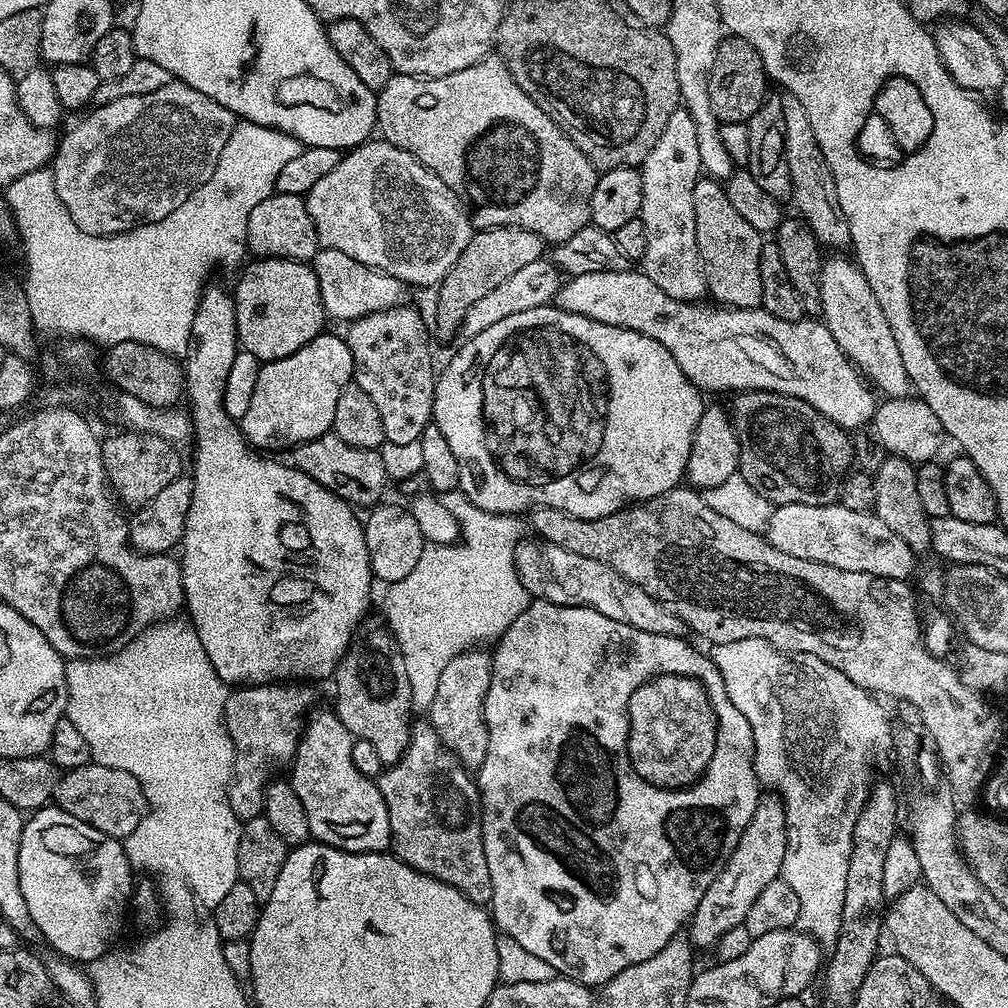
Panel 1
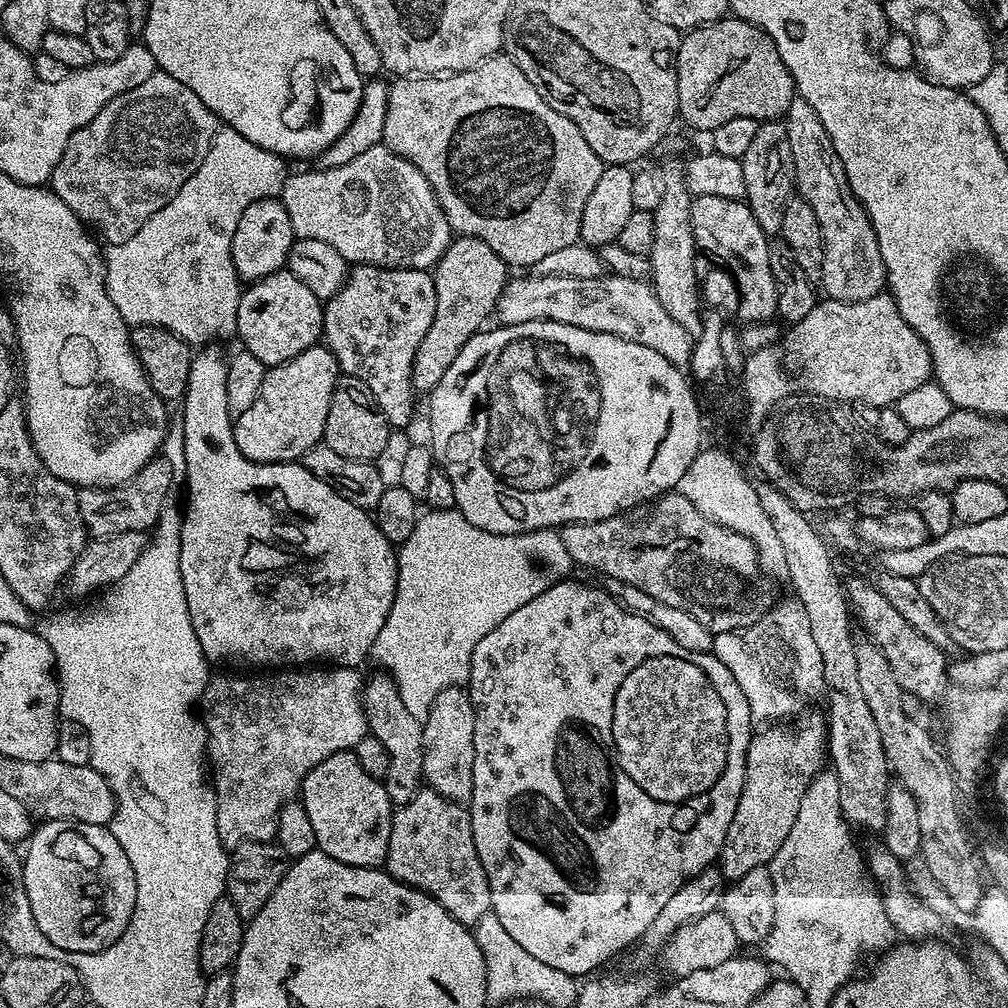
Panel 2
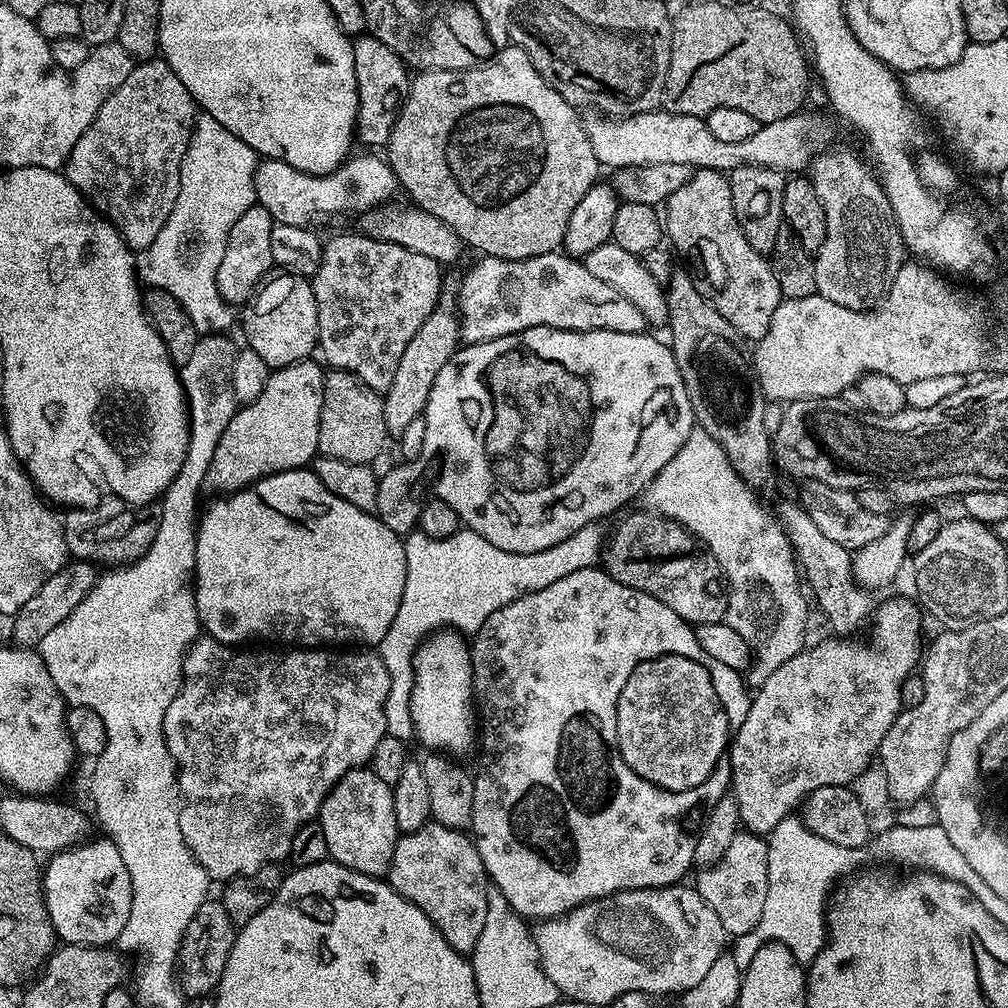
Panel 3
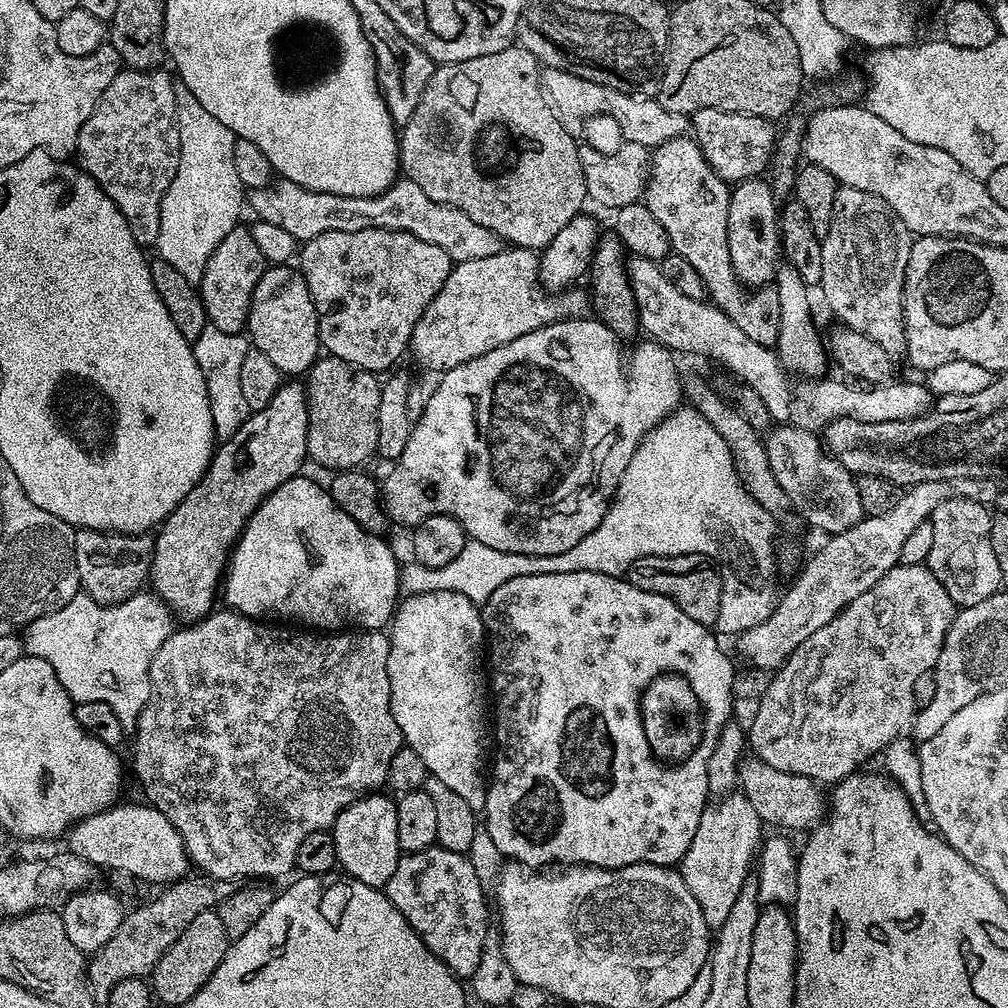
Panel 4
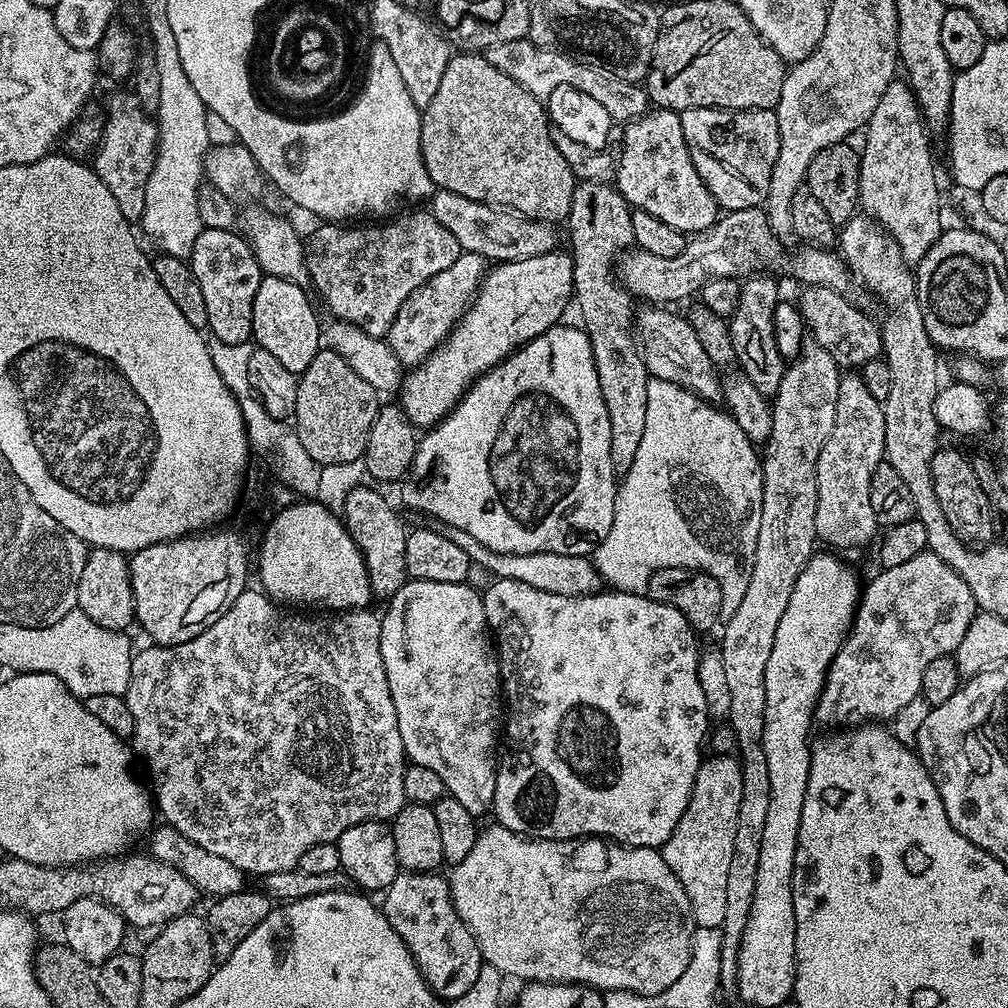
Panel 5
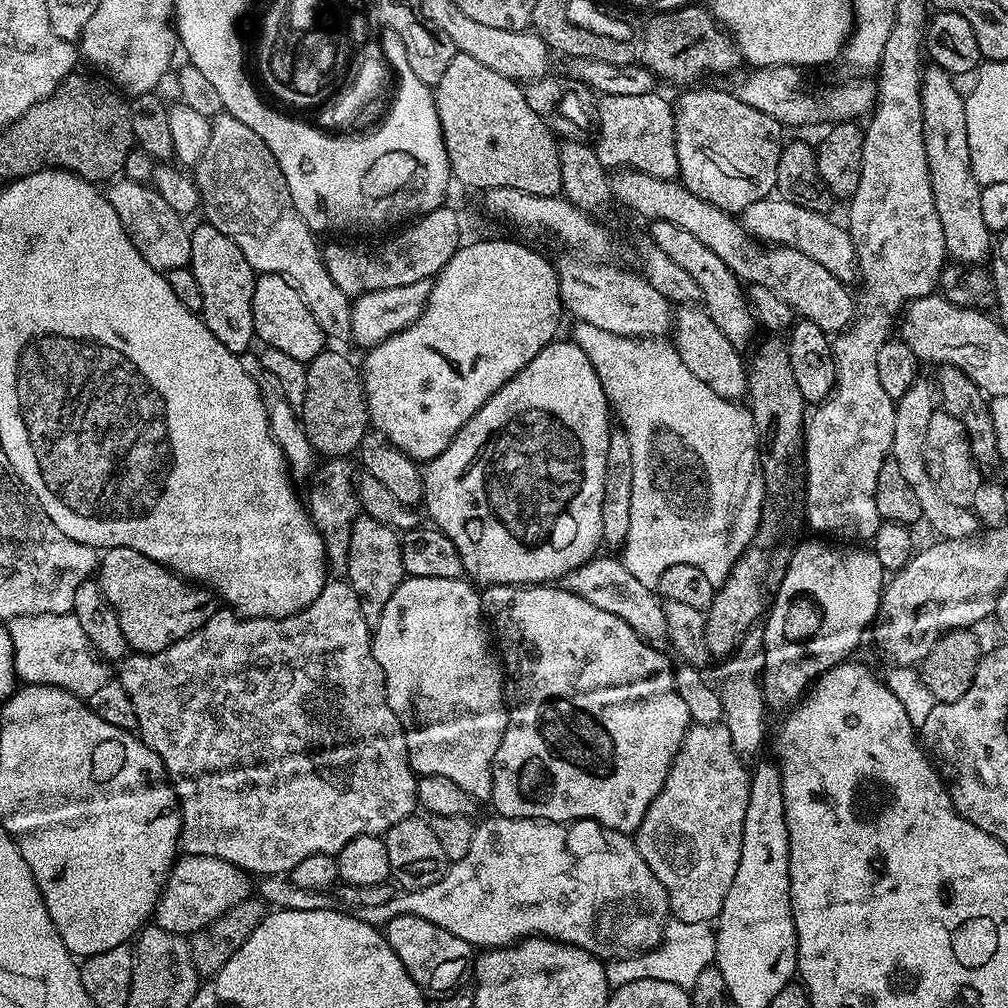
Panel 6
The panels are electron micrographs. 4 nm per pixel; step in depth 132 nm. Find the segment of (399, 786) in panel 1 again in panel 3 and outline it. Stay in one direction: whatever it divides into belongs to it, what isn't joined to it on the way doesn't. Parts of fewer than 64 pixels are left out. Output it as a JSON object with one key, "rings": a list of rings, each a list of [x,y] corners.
{"rings":[[[429,822],[423,824],[418,830],[403,833],[403,835],[397,839],[396,845],[394,846],[394,858],[388,867],[386,879],[397,894],[410,902],[414,902],[414,906],[418,906],[418,910],[422,910],[426,914],[426,918],[430,918],[430,922],[434,922],[436,929],[446,938],[446,942],[450,942],[450,946],[454,946],[456,952],[461,954],[472,953],[475,948],[475,943],[478,942],[478,938],[481,937],[482,926],[485,925],[487,892],[490,887],[490,881],[488,879],[488,872],[484,868],[482,858],[476,849],[475,839],[473,839],[467,831],[448,828],[444,824]]]}

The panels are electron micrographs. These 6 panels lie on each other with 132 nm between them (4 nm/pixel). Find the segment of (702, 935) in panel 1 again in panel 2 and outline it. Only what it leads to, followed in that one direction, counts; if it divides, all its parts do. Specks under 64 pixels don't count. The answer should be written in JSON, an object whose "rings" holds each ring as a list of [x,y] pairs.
{"rings":[[[816,716],[810,717],[797,730],[796,736],[780,736],[776,728],[753,735],[746,754],[738,810],[734,810],[734,822],[730,822],[726,842],[718,857],[718,867],[724,873],[725,881],[735,882],[742,874],[750,874],[750,870],[771,865],[774,854],[778,854],[778,846],[786,842],[790,826],[794,826],[794,818],[798,818],[798,806],[802,806],[810,782],[825,764],[826,728],[821,717],[820,720]]]}

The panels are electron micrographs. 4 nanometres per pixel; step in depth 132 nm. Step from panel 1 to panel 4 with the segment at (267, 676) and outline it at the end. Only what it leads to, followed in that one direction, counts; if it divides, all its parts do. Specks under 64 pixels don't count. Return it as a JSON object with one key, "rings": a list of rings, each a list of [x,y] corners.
{"rings":[[[301,474],[282,482],[282,486],[254,510],[228,557],[222,581],[222,600],[228,603],[225,605],[231,611],[241,612],[243,616],[277,616],[280,619],[277,621],[291,622],[308,630],[387,629],[402,596],[401,561],[396,561],[383,535],[362,530],[346,510],[336,505],[323,483],[315,484],[306,476]]]}

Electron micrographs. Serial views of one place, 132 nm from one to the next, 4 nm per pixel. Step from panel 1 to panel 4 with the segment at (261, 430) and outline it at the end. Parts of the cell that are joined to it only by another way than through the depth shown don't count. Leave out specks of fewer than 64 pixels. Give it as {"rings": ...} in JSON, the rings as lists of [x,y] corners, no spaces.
{"rings":[[[300,382],[281,383],[274,398],[270,398],[264,408],[255,409],[248,419],[241,422],[240,429],[213,451],[212,461],[202,479],[192,487],[190,494],[186,494],[186,498],[182,498],[180,505],[169,514],[167,520],[159,525],[154,536],[156,545],[152,555],[150,588],[170,609],[173,617],[180,619],[181,616],[184,619],[181,621],[195,622],[203,620],[213,611],[215,604],[212,603],[218,600],[218,585],[224,579],[228,557],[246,522],[254,510],[258,510],[260,503],[271,492],[278,490],[278,486],[282,486],[282,482],[301,475],[303,468],[300,467],[308,460],[308,394],[303,383],[296,383]]]}

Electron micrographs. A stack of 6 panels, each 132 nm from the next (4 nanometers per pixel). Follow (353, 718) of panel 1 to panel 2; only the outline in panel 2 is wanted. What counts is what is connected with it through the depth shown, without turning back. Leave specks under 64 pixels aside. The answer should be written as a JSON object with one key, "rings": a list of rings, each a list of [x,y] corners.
{"rings":[[[380,675],[384,676],[372,676],[369,680],[367,677],[366,683],[363,685],[364,713],[368,719],[369,733],[374,738],[378,738],[378,742],[382,742],[382,746],[386,746],[386,754],[390,754],[390,770],[386,770],[382,783],[393,805],[399,806],[410,802],[410,798],[414,798],[414,794],[419,792],[422,787],[424,780],[424,726],[418,718],[414,718],[414,714],[410,714],[410,710],[406,710],[398,686],[391,675]]]}

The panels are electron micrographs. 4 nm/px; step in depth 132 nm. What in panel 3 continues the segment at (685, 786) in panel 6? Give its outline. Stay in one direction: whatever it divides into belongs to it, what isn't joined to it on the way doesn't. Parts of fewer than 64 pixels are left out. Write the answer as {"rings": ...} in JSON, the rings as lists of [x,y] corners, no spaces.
{"rings":[[[747,830],[737,831],[726,854],[717,864],[705,868],[694,887],[704,901],[718,914],[725,933],[735,938],[750,934],[762,918],[762,906],[766,903],[766,882],[768,881],[768,841],[763,835]]]}

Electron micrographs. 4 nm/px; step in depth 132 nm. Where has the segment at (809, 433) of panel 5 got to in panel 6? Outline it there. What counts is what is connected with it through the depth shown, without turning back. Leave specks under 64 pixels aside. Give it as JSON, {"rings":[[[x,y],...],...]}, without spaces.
{"rings":[[[759,627],[752,628],[740,640],[740,644],[730,655],[719,661],[714,688],[718,691],[724,707],[722,723],[730,730],[730,742],[742,758],[756,756],[764,744],[764,634]]]}

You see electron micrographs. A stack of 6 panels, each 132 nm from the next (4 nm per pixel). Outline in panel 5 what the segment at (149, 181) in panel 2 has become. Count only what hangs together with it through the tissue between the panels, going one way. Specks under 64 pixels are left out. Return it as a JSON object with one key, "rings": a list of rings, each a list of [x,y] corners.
{"rings":[[[131,91],[116,92],[109,98],[108,116],[103,117],[103,122],[104,130],[94,153],[96,173],[106,182],[106,190],[118,198],[118,210],[128,221],[139,222],[146,210],[146,182],[156,161],[158,124]]]}

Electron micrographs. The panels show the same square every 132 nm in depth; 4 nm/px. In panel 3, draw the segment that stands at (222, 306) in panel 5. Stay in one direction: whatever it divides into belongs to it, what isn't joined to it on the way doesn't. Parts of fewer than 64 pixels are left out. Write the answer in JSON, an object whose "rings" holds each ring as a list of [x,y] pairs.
{"rings":[[[257,203],[253,204],[250,210],[246,210],[246,214],[238,218],[238,222],[234,222],[234,230],[230,230],[230,238],[226,242],[226,254],[222,256],[222,266],[218,268],[218,290],[227,304],[247,305],[269,273],[273,271],[273,223],[270,210]]]}

